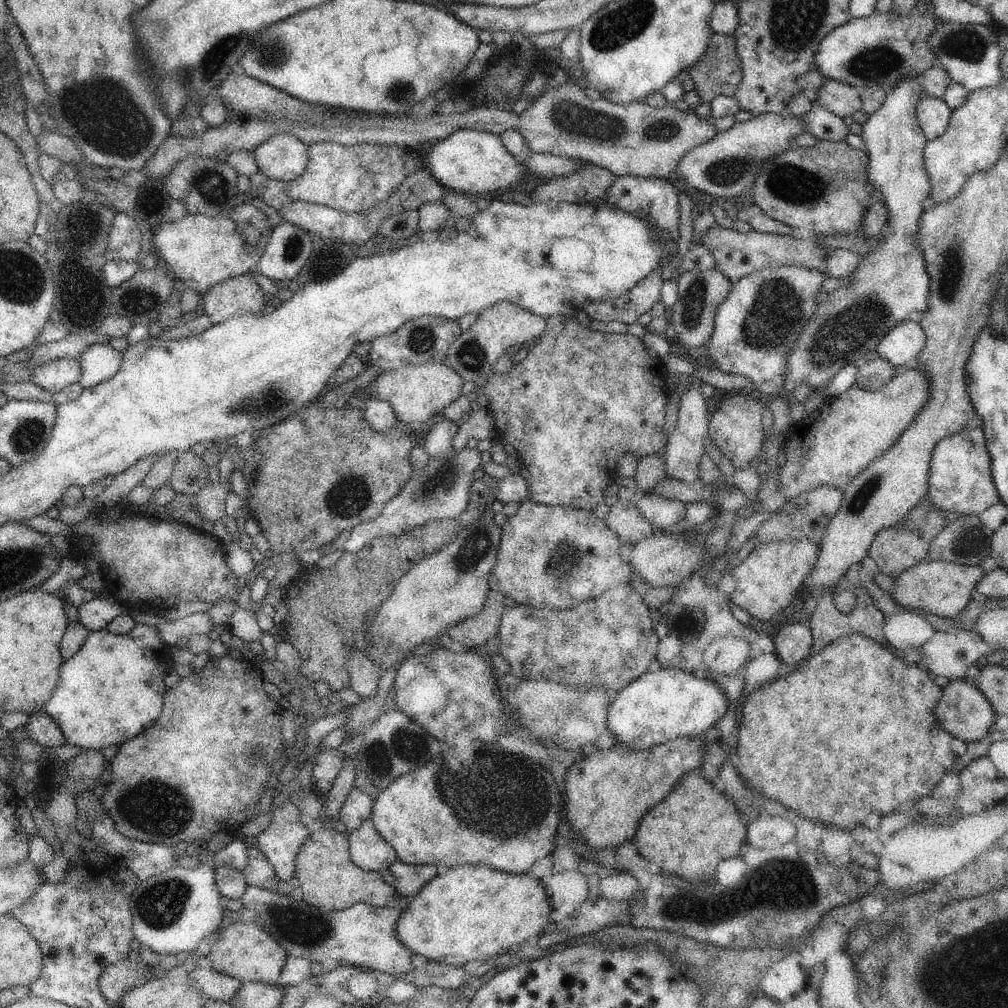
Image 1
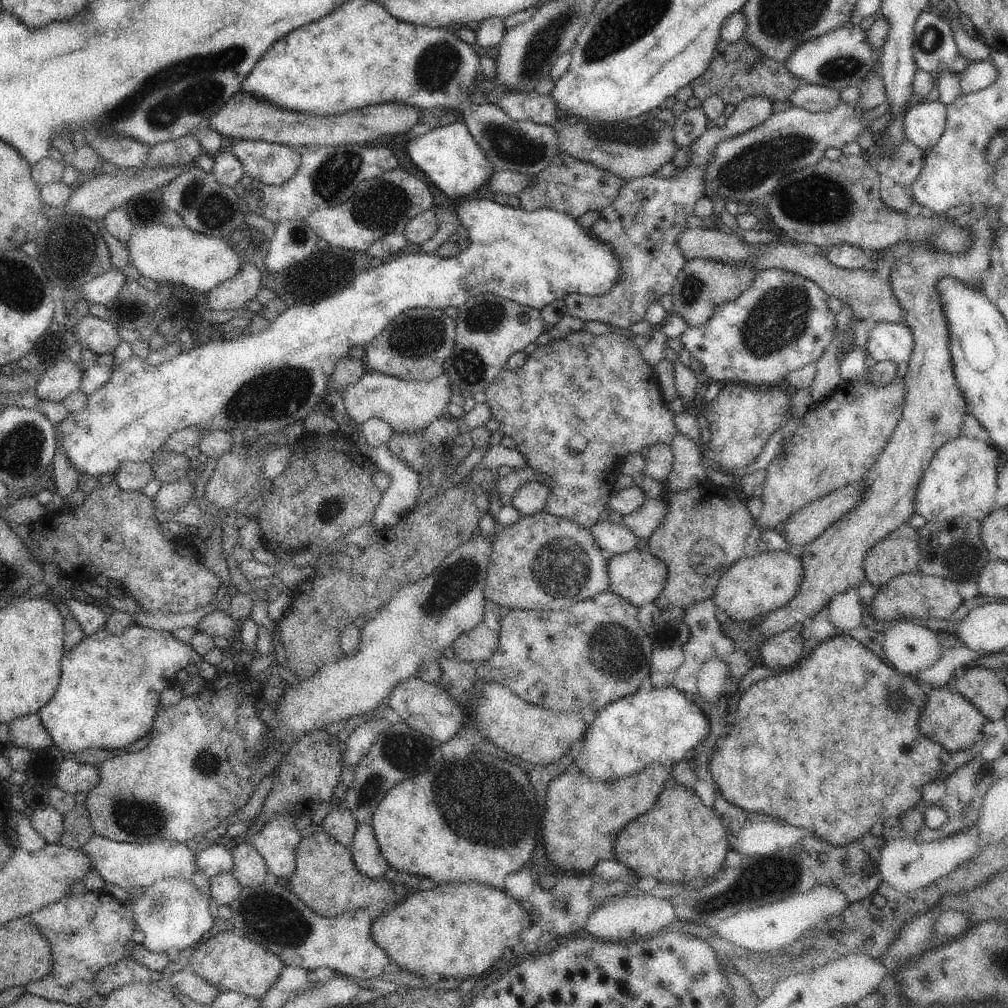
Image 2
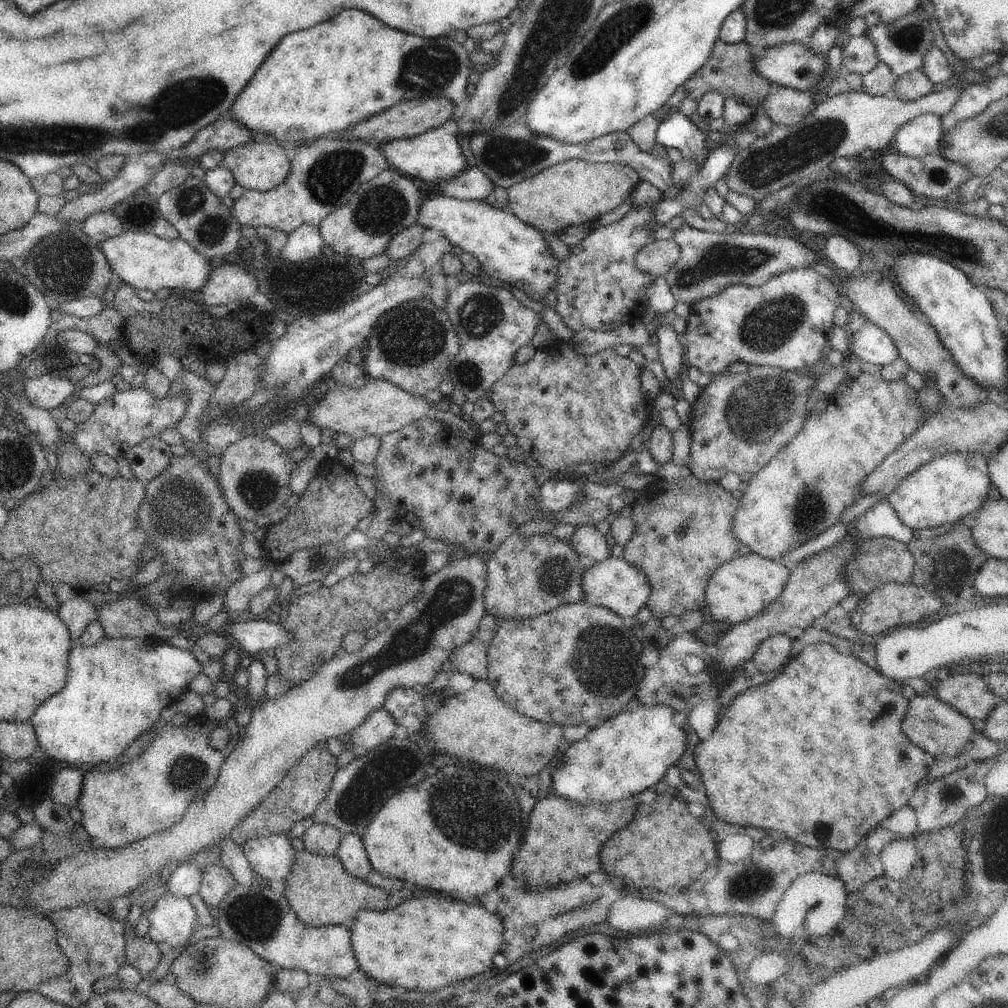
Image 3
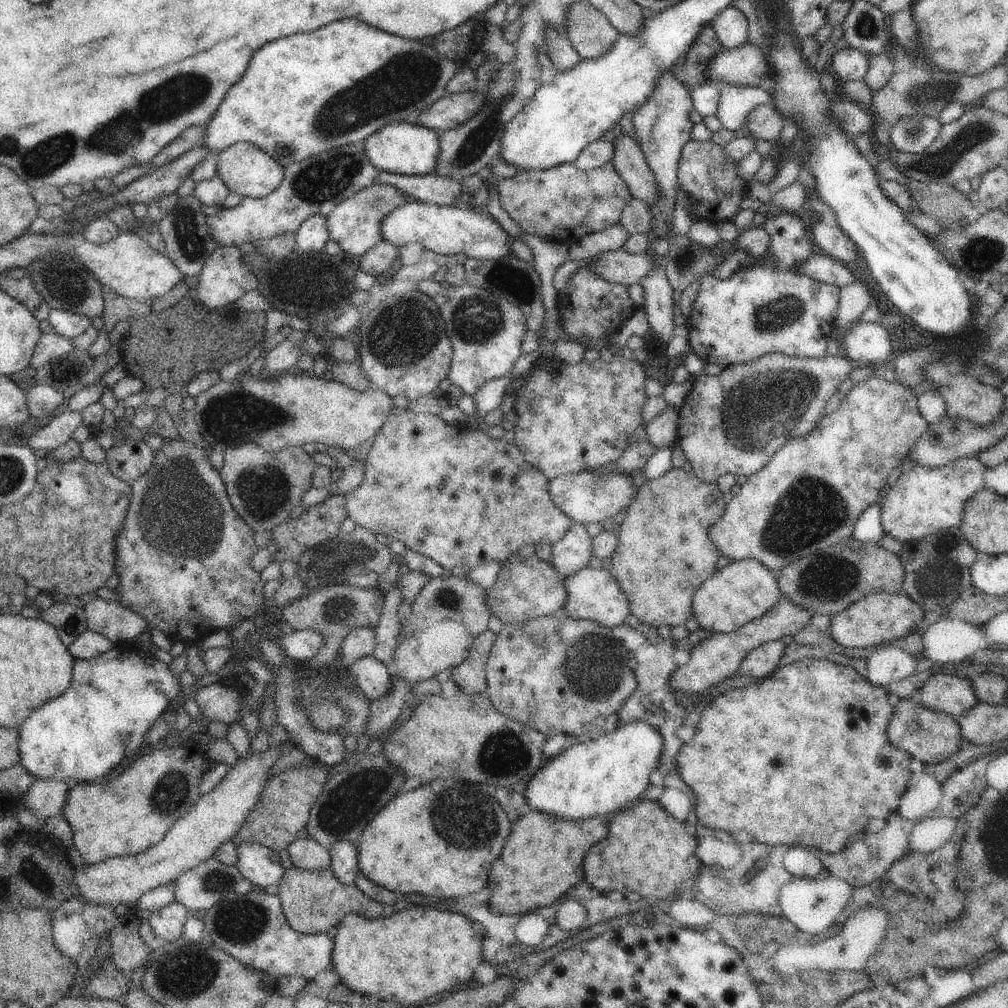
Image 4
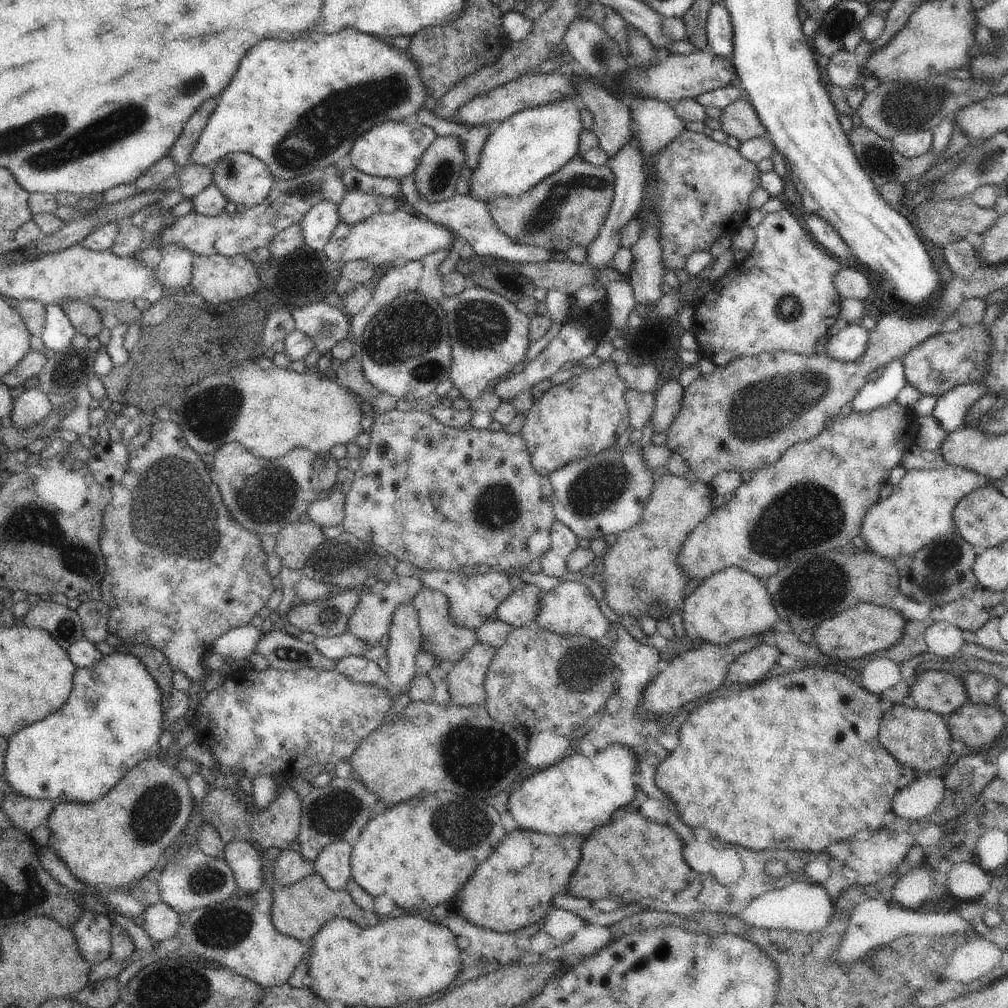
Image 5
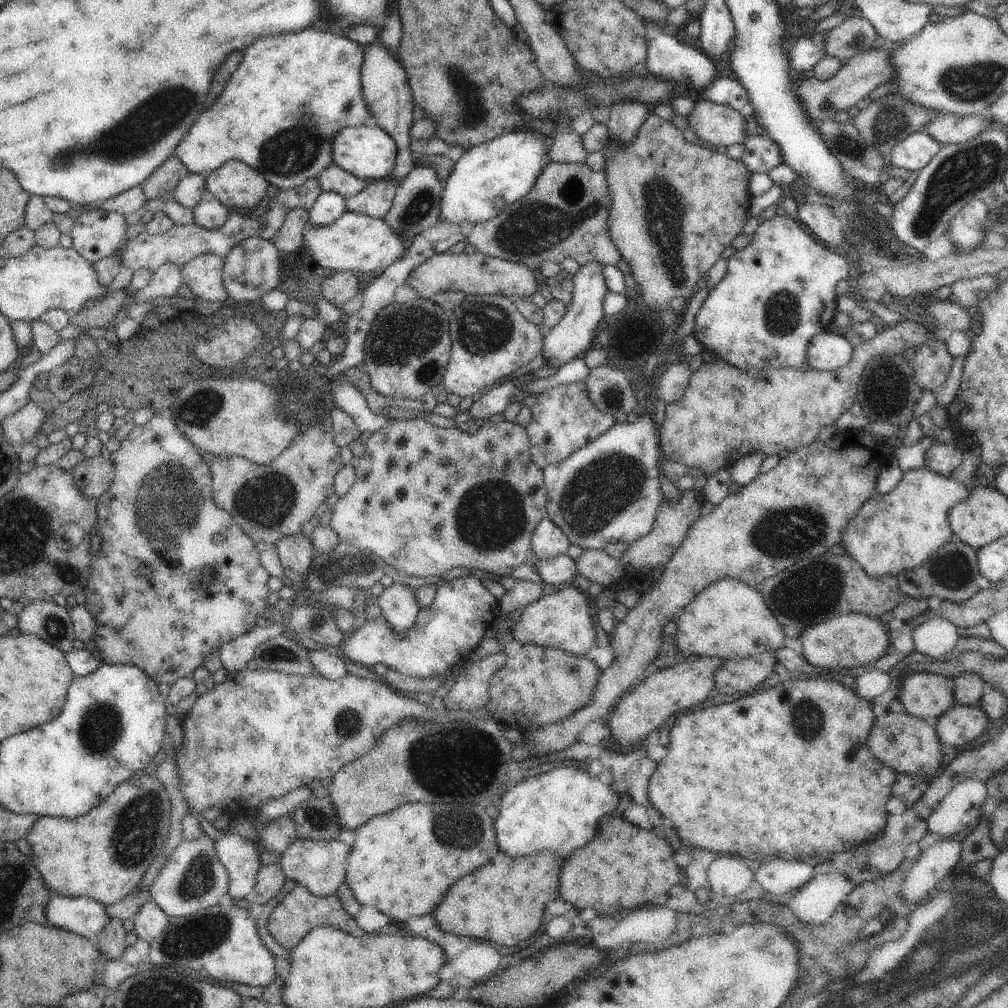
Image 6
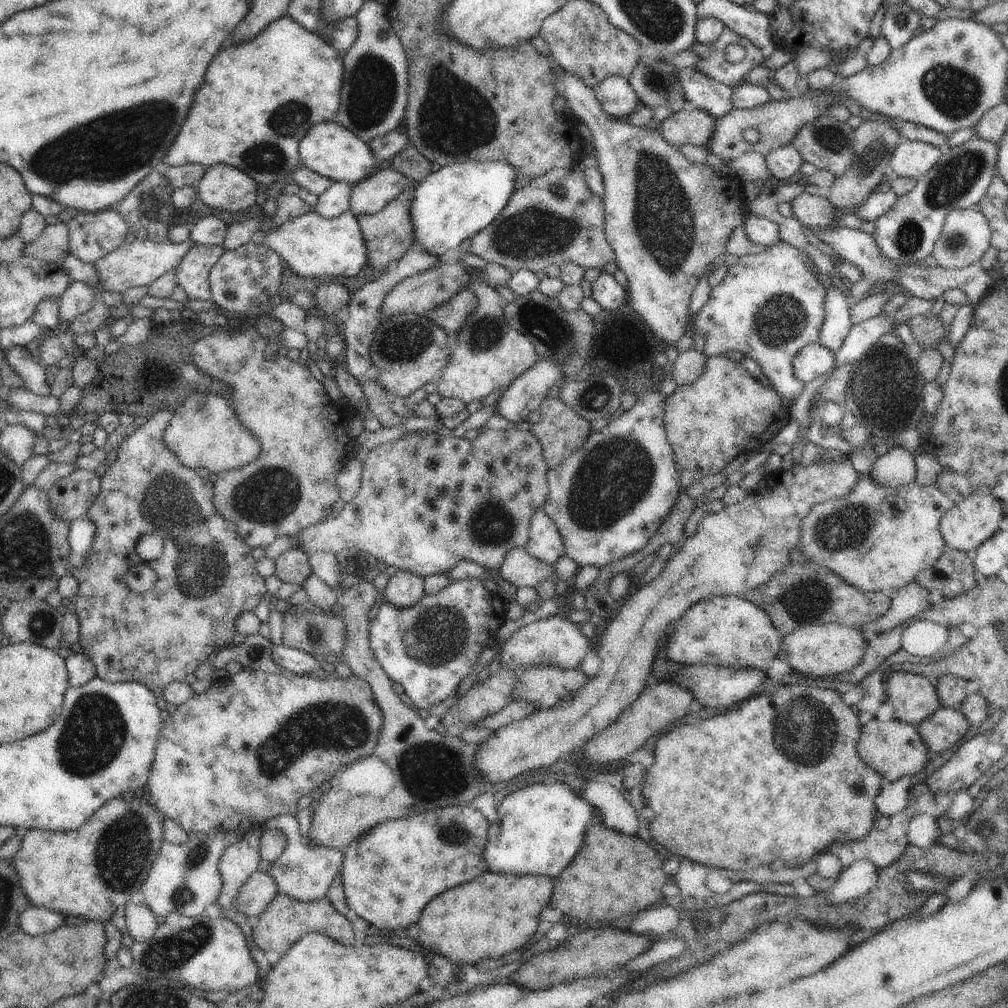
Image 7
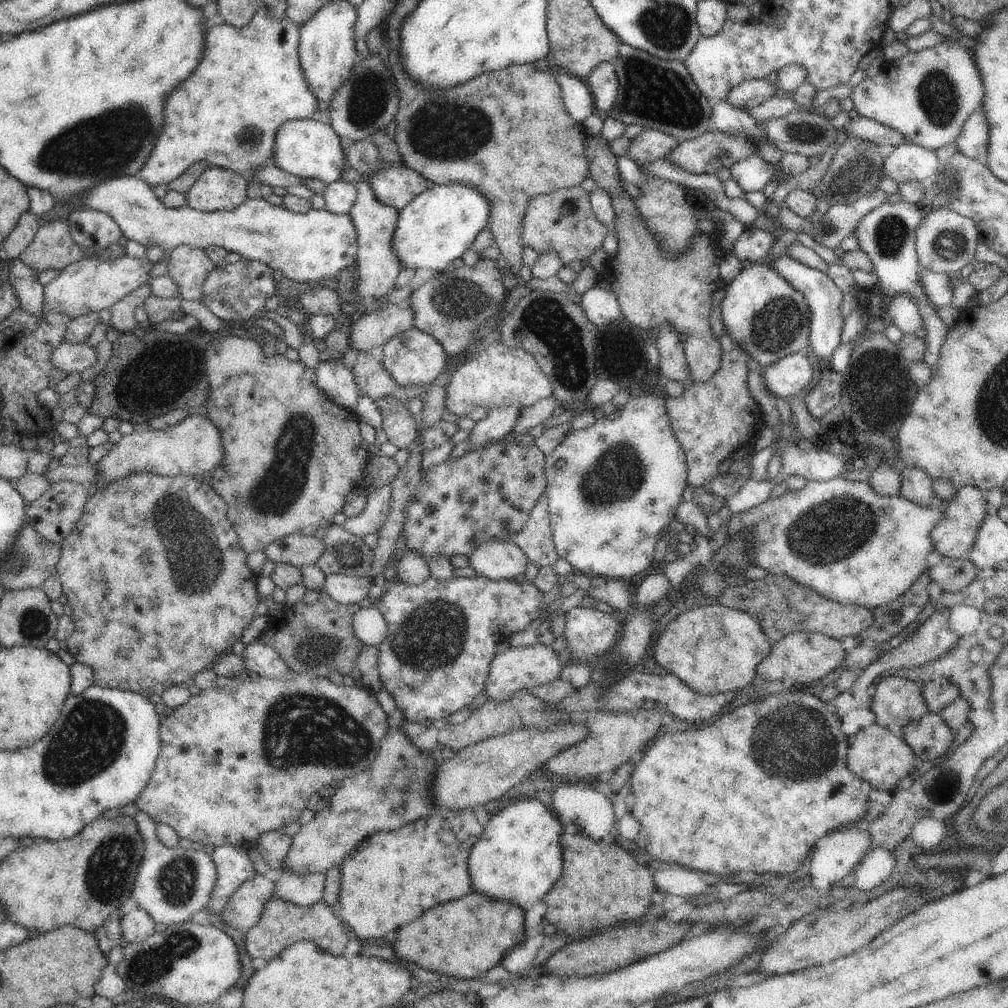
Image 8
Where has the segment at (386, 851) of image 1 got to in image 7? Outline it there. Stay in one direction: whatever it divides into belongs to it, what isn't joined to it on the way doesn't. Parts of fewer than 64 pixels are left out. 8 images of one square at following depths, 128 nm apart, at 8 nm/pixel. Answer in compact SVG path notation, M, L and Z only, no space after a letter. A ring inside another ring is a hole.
M287 814L269 820L265 829L273 828L285 832L288 840L284 852L282 852L276 862L272 863L272 867L269 870L269 873L278 885L277 894L290 896L290 898L294 898L298 902L308 902L326 897L328 888L334 882L334 878L338 876L338 872L342 870L345 854L342 854L336 848L316 846L310 840L306 840L306 837L300 834L299 824L295 815Z

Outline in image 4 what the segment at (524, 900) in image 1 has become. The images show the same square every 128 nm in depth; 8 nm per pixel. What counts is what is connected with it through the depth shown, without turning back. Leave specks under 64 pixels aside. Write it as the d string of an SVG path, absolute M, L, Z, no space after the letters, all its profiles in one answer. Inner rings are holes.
M414 906L398 911L390 918L368 919L355 913L349 913L342 923L332 931L335 946L333 951L334 971L342 978L352 992L366 996L378 996L382 1000L394 1002L424 1002L436 1000L456 989L465 987L474 977L476 967L483 962L483 928L476 922L458 914L446 912L440 908Z

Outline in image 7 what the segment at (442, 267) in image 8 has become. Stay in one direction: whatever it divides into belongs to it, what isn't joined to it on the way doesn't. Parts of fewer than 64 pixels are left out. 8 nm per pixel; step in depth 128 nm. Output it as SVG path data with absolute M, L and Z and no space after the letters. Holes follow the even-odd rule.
M488 160L488 162L462 162L446 168L436 168L429 177L415 188L410 208L410 220L414 226L414 240L423 250L438 258L454 257L461 244L468 238L473 239L483 228L486 228L504 210L516 186L514 166L504 160Z

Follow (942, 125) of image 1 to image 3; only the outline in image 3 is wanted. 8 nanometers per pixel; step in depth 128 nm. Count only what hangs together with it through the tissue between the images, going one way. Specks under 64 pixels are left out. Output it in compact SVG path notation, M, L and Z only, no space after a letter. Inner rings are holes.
M921 114L906 121L894 135L891 147L908 158L924 158L937 151L943 136L941 117Z

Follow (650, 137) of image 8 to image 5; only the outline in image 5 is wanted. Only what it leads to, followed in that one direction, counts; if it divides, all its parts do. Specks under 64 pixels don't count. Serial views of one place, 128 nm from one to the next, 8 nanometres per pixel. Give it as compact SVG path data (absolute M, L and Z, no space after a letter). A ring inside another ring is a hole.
M738 99L730 104L718 120L722 124L722 130L740 143L752 138L769 136L754 106L744 99Z

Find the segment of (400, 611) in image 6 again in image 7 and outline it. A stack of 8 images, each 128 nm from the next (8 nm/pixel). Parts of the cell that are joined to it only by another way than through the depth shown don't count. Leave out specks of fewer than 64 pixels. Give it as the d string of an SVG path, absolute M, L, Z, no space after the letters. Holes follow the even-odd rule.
M398 570L390 577L381 591L381 602L388 602L400 608L414 606L423 596L425 579L410 570Z

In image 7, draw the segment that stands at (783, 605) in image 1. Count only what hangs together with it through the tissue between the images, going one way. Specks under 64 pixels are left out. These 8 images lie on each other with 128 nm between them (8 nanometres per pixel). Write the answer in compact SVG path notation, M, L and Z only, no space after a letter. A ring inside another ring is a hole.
M737 595L702 600L691 606L674 624L674 634L665 639L667 657L685 667L702 665L732 670L766 670L772 665L783 640L760 606Z

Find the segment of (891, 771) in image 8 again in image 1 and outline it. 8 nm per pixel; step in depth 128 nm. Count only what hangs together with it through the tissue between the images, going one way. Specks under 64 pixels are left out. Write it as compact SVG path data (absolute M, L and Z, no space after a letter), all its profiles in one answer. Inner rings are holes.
M971 678L949 681L942 690L942 696L934 706L934 718L942 730L946 730L952 738L958 738L966 743L978 742L995 728L996 712L988 698L971 683Z

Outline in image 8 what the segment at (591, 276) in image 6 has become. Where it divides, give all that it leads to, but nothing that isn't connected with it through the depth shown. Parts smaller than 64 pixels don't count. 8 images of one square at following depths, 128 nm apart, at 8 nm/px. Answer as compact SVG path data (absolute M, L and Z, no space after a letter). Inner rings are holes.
M497 406L491 408L488 416L483 421L477 422L471 430L468 438L471 447L468 452L482 450L488 444L494 444L508 434L514 428L520 414L522 414L520 408L523 408L523 406L506 406L506 408Z

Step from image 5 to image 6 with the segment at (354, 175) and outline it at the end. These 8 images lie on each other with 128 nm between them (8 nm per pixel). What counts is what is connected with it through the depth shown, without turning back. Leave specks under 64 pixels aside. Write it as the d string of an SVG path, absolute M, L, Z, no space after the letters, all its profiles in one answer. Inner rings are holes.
M332 163L316 176L316 180L320 182L322 193L338 192L346 200L358 194L358 192L362 192L369 183L367 180L362 180L362 178L356 178L354 174L342 170L342 168L338 168Z

